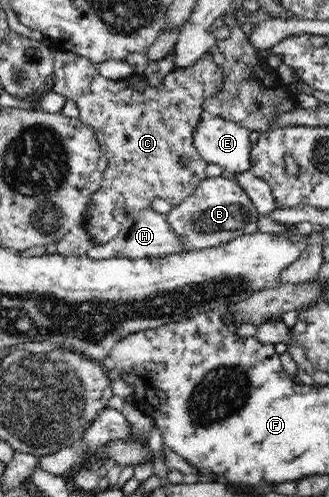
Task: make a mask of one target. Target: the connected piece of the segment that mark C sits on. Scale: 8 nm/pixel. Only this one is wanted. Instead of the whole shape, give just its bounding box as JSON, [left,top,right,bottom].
[53,50,224,244]

